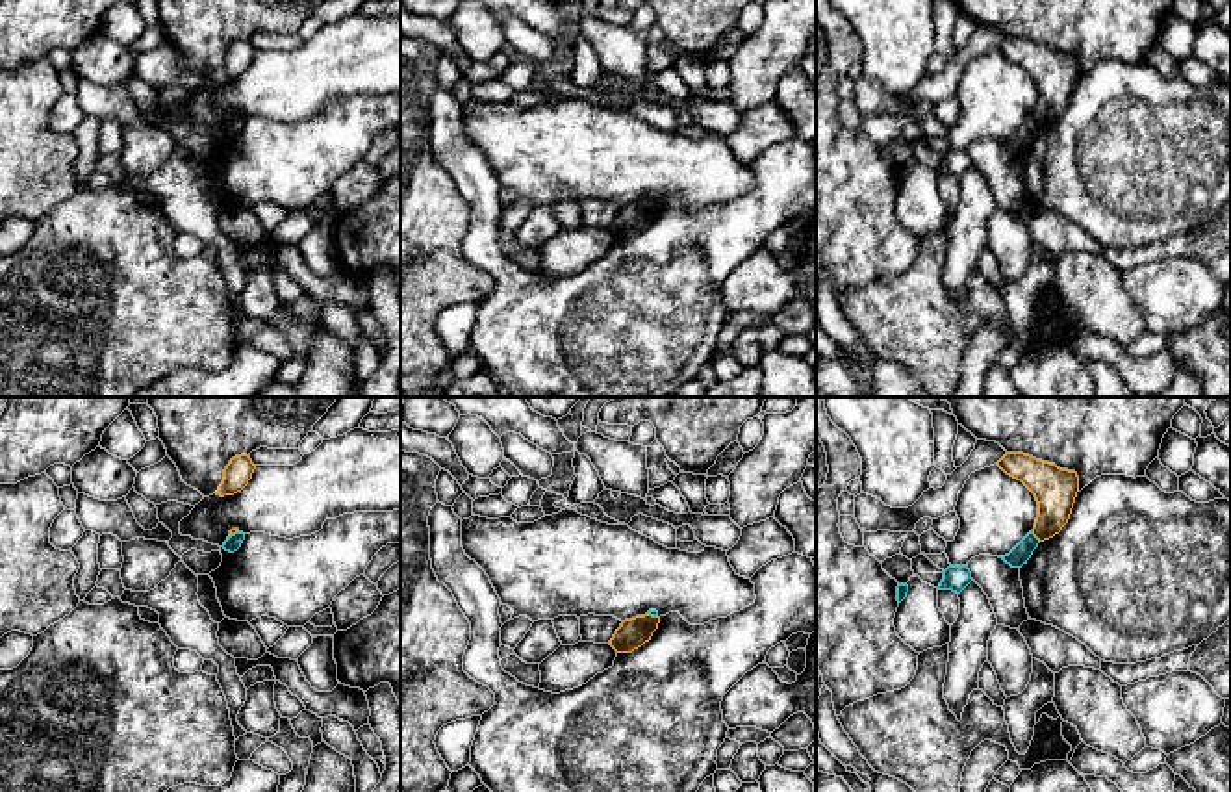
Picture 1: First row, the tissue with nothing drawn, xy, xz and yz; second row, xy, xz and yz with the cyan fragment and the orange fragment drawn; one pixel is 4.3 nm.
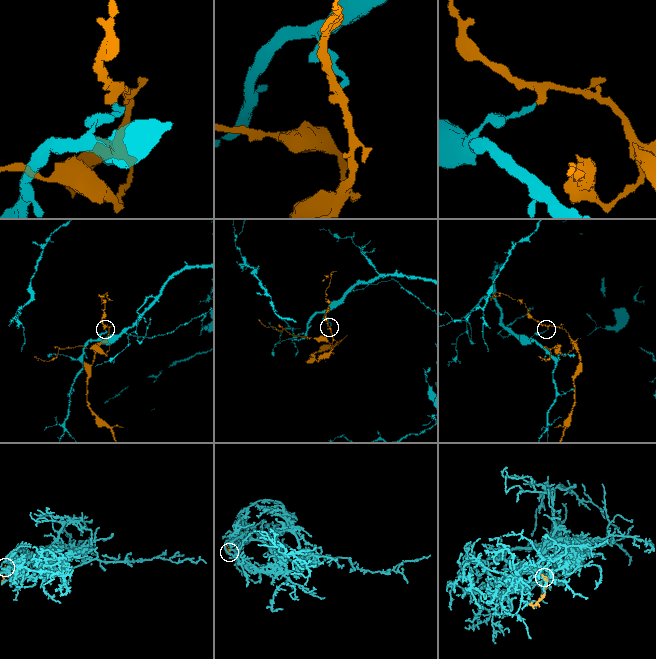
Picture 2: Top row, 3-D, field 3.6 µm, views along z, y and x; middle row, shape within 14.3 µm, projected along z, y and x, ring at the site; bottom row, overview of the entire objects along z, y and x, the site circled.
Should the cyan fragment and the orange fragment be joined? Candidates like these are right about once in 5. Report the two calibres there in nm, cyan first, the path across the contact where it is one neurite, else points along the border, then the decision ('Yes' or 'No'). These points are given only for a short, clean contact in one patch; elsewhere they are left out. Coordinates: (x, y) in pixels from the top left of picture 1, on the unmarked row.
Thickness 80 nm (cyan) against 190 nm. Boundary: yz (1031, 117), (1040, 125). No

